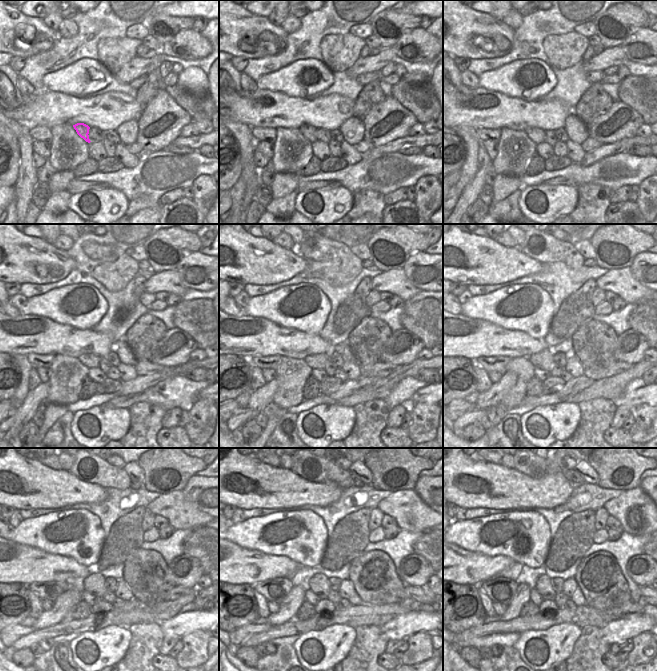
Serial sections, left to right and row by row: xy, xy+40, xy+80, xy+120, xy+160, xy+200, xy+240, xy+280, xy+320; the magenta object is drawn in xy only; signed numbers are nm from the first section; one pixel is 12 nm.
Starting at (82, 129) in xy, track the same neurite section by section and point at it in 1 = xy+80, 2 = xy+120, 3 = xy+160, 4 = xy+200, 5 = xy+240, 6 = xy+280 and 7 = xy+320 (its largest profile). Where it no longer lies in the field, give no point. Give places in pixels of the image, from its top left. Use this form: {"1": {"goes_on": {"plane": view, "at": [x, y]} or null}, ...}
{"1": {"goes_on": {"plane": "xy+80", "at": [537, 135]}}, "2": {"goes_on": {"plane": "xy+120", "at": [89, 360]}}, "3": {"goes_on": {"plane": "xy+160", "at": [316, 361]}}, "4": {"goes_on": {"plane": "xy+200", "at": [543, 360]}}, "5": {"goes_on": {"plane": "xy+240", "at": [94, 583]}}, "6": {"goes_on": {"plane": "xy+280", "at": [319, 583]}}, "7": {"goes_on": {"plane": "xy+320", "at": [544, 584]}}}

